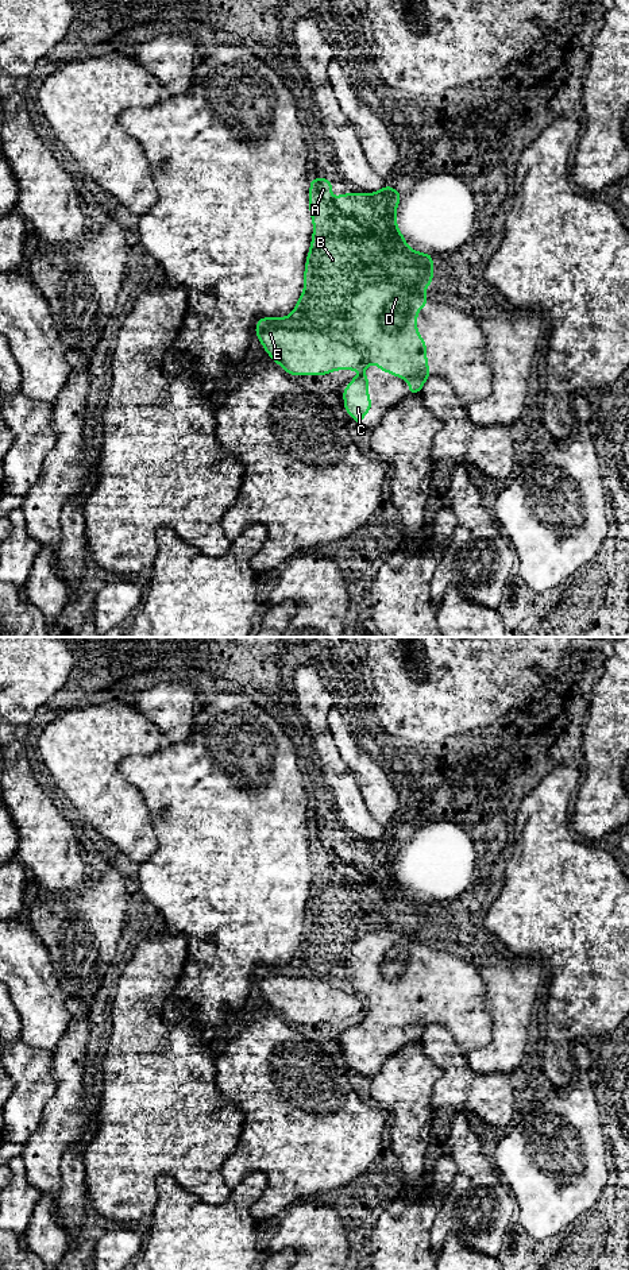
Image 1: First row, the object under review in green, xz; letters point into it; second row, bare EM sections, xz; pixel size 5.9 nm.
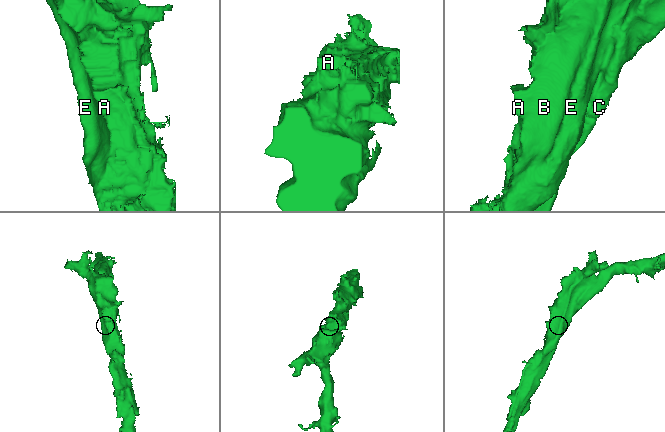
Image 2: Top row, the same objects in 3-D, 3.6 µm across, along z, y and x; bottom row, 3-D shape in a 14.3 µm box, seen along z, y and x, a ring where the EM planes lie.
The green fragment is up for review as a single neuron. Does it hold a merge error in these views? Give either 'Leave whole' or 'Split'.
Split

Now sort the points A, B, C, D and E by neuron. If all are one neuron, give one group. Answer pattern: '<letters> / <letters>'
A B C D / E

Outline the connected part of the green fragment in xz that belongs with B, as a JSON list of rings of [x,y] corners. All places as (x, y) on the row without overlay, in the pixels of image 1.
[[[331,826],[309,827],[309,860],[313,871],[310,896],[305,911],[304,939],[292,962],[310,977],[325,977],[335,988],[354,993],[360,1000],[360,1018],[373,1010],[377,1016],[405,1026],[409,1042],[418,1042],[431,1024],[427,1011],[427,995],[416,974],[417,962],[424,953],[431,953],[425,935],[433,929],[433,903],[412,898],[397,875],[395,858],[402,842],[387,833],[377,841],[344,841],[331,845]]]

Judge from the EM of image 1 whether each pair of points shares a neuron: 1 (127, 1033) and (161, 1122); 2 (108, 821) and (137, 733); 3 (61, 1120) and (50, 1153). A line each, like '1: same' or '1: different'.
1: same
2: same
3: same

